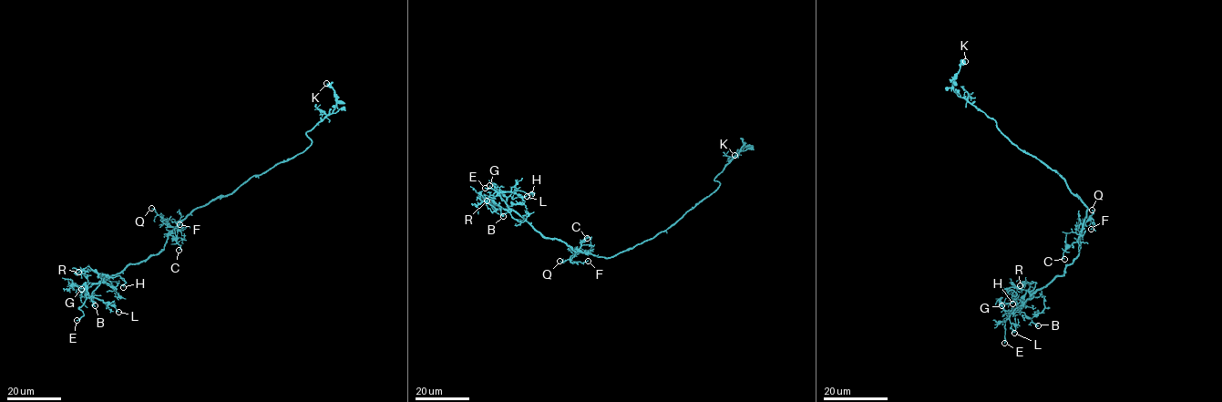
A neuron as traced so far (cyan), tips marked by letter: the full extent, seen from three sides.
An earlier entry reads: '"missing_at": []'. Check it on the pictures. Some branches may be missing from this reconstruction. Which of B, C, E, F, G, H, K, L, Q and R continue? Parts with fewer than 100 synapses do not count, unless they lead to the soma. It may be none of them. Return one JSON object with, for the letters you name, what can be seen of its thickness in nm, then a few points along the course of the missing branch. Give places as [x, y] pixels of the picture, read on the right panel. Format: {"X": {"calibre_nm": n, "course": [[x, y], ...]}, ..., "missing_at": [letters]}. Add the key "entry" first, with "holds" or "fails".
{"entry": "fails", "E": {"calibre_nm": 160, "course": [[1004, 343], [995, 331]]}, "missing_at": ["E"]}

